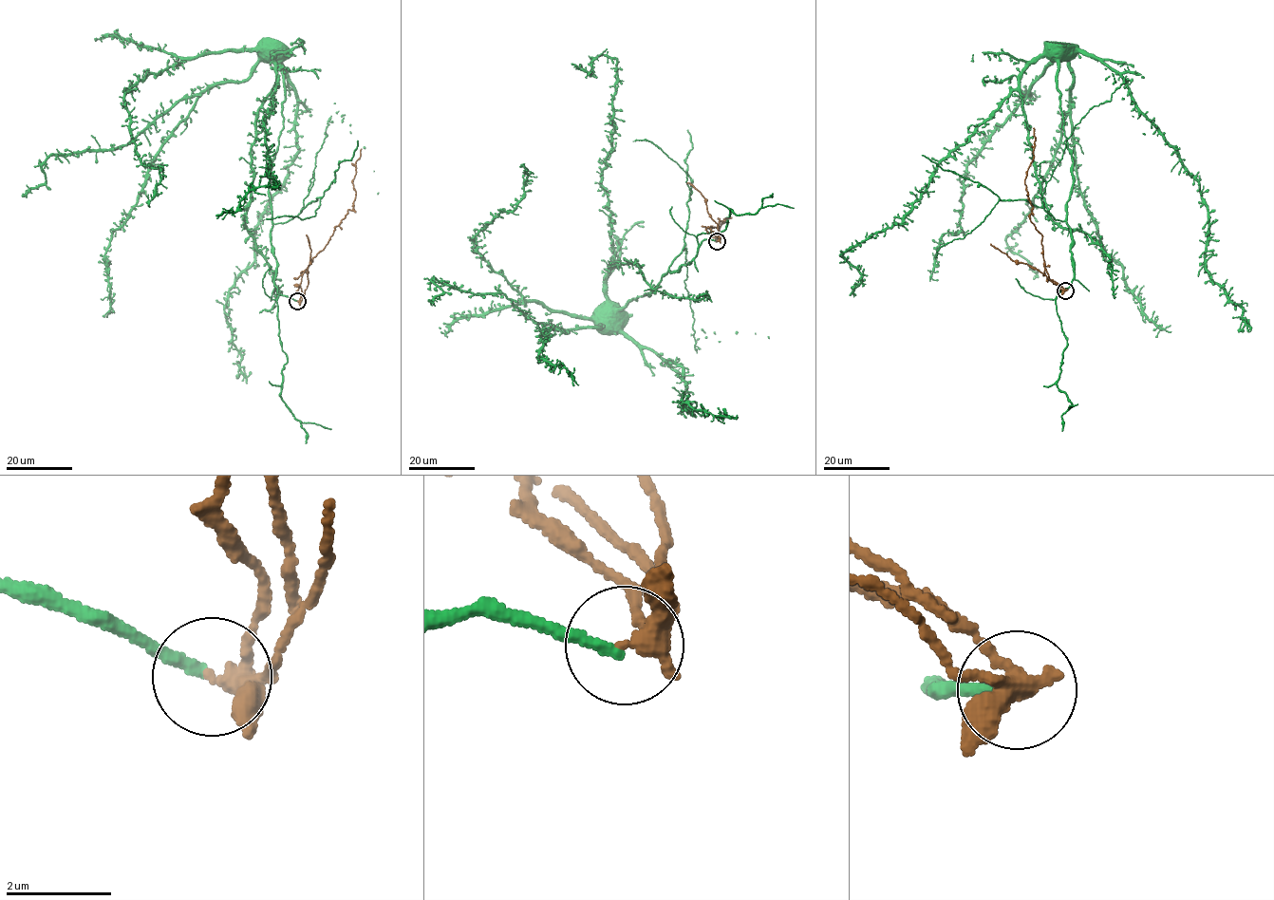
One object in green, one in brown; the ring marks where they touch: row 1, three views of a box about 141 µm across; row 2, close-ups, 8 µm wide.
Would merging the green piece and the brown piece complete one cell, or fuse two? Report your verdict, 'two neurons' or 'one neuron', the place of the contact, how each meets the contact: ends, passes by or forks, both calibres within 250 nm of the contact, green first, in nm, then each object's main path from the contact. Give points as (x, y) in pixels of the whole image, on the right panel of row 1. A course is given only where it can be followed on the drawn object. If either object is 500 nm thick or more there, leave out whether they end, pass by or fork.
two neurons | (1065, 290) | green ends | brown forks | 200/280 nm | green via (1064, 290), (1074, 277), (1067, 221), (1073, 158), (1057, 61), (1045, 55), (1049, 48) | brown via (1065, 290), (1049, 277), (1042, 256), (1042, 236), (1031, 220), (1032, 206), (1024, 178), (1033, 159), (1033, 128)

